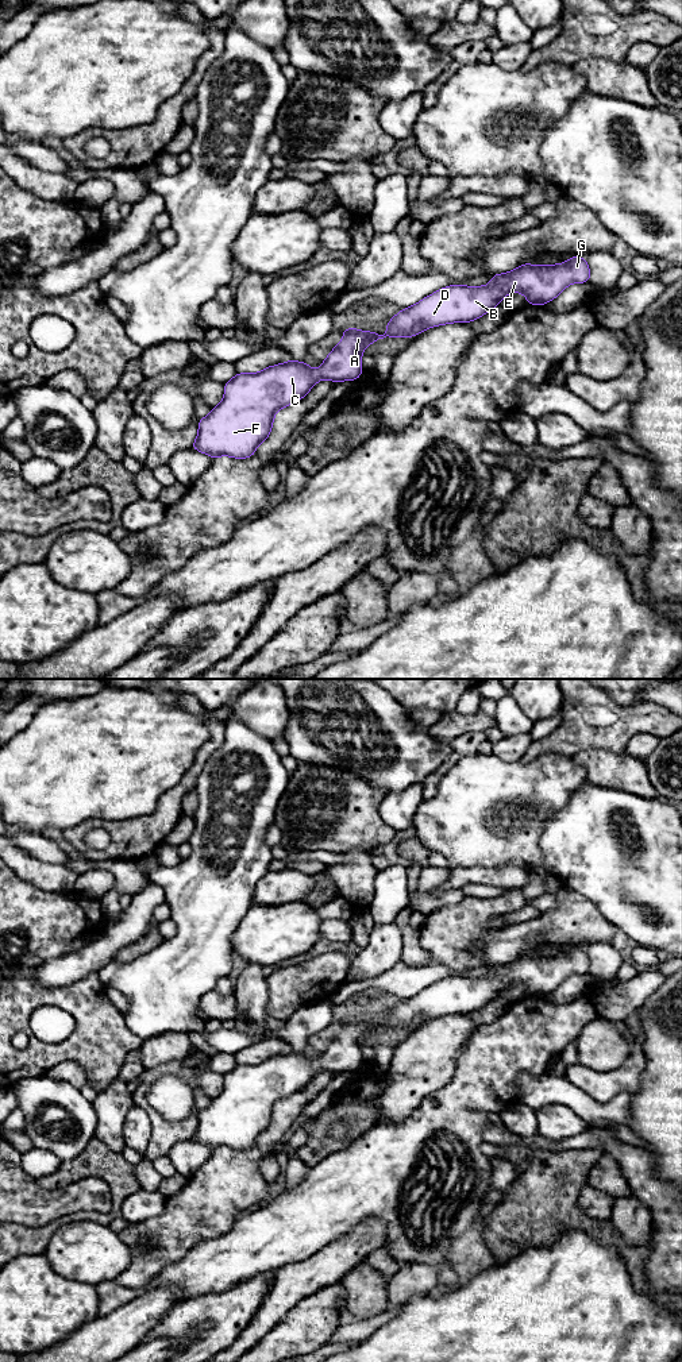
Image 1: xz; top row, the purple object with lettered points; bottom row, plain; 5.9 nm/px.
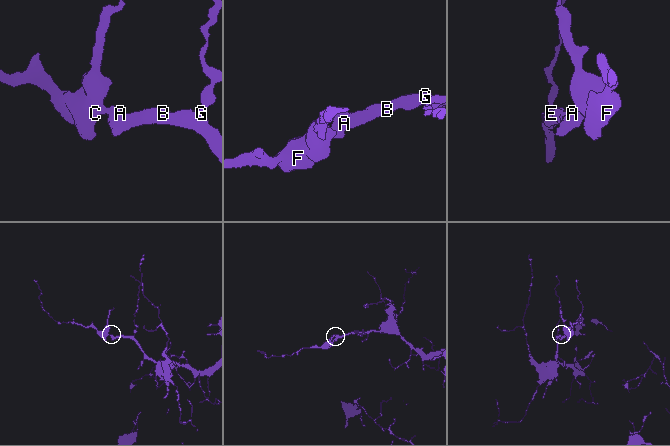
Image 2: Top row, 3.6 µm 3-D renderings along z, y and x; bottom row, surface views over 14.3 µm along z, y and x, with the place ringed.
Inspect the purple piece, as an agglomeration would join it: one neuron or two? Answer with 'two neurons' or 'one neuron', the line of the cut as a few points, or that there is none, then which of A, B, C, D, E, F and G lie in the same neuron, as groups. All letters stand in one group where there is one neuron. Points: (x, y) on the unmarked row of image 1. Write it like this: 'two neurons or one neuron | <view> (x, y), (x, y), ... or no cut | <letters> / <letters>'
one neuron | no cut | A B C D E F G

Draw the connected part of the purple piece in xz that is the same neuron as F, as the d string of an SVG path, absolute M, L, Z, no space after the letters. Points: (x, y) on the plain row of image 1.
M575 946L563 954L524 954L490 968L489 976L450 976L404 999L389 1011L384 1026L343 1020L342 1031L320 1054L319 1062L307 1053L290 1050L259 1064L238 1064L224 1074L223 1092L199 1112L192 1139L212 1150L247 1150L270 1127L276 1104L298 1093L320 1070L357 1072L363 1064L361 1046L378 1030L409 1030L436 1016L471 1014L509 984L523 984L529 996L546 996L569 976L589 973L590 960L585 949Z

